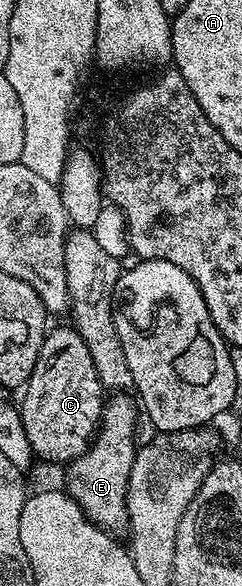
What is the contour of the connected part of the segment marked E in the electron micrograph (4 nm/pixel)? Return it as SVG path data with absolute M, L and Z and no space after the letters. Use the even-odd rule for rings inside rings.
M114 392L105 399L102 419L94 431L94 441L79 458L65 467L65 493L76 500L76 504L80 504L91 522L115 536L125 535L130 524L126 507L126 485L136 453L134 433L138 430L138 414L140 418L139 407L135 399L130 397L126 392Z

